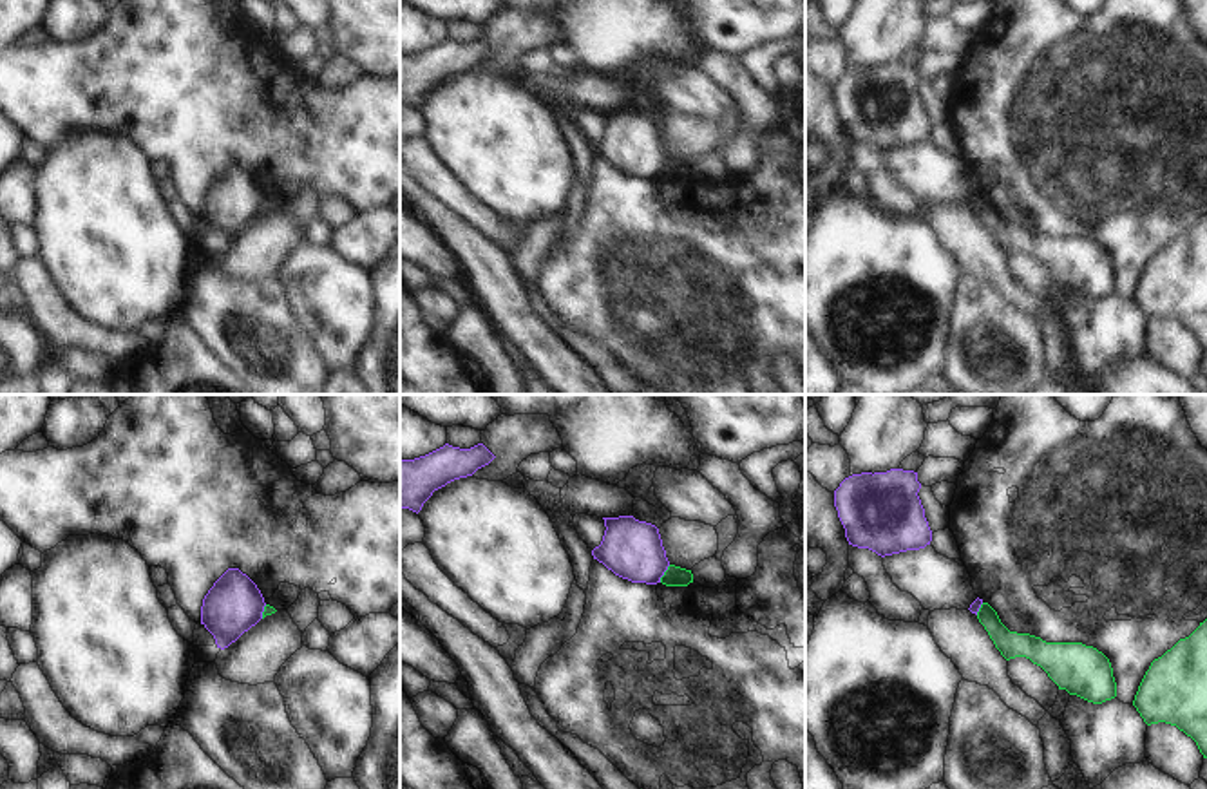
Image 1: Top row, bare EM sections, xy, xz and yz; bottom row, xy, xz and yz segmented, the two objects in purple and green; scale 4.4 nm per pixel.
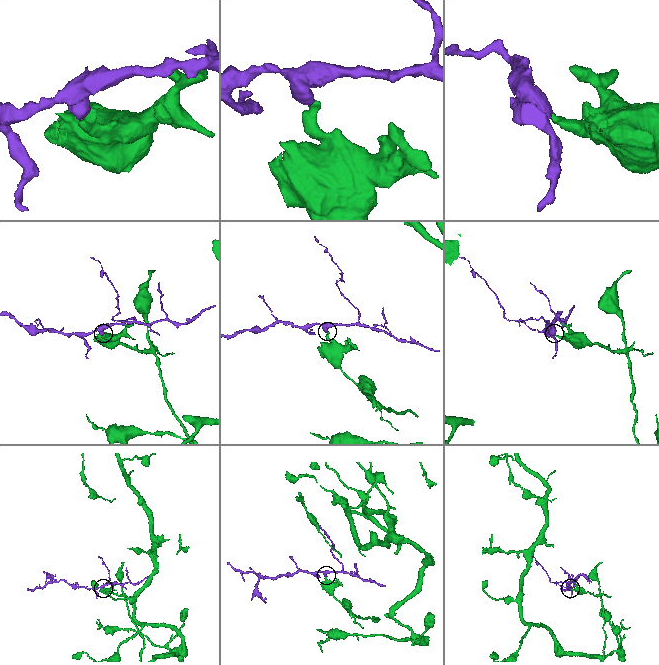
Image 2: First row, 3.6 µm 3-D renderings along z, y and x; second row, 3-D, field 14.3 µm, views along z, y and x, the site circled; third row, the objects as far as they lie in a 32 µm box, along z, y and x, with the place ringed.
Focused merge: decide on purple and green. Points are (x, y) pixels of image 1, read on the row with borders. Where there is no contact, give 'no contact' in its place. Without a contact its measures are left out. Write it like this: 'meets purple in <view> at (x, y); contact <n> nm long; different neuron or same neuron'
meets purple in xz at (663, 574); contact 90 nm long; different neuron

